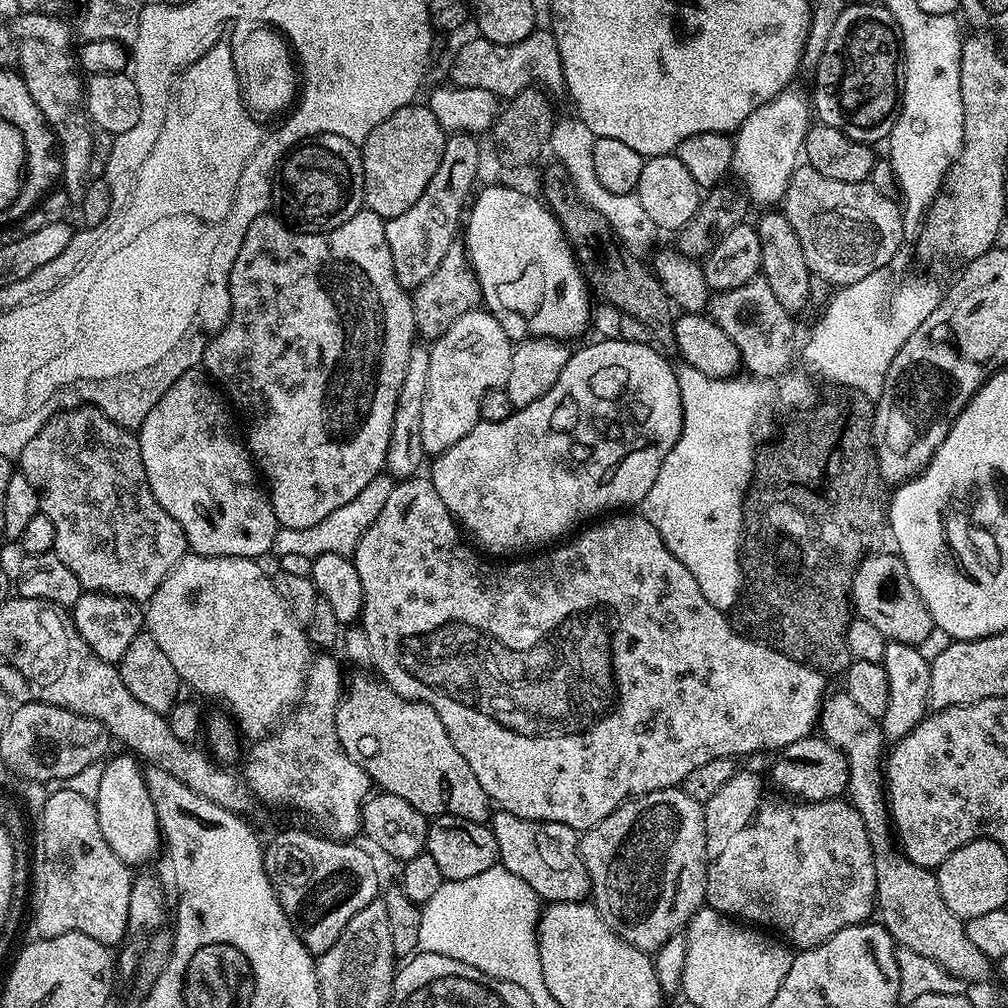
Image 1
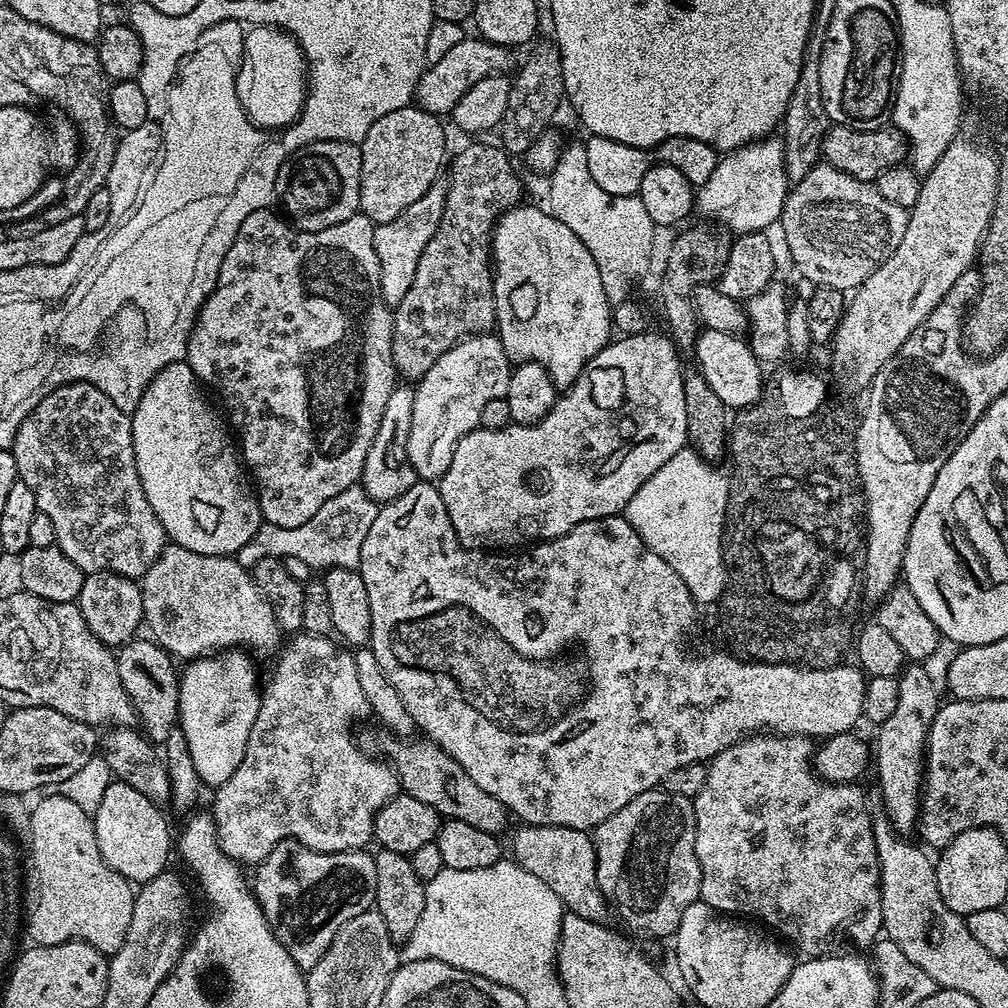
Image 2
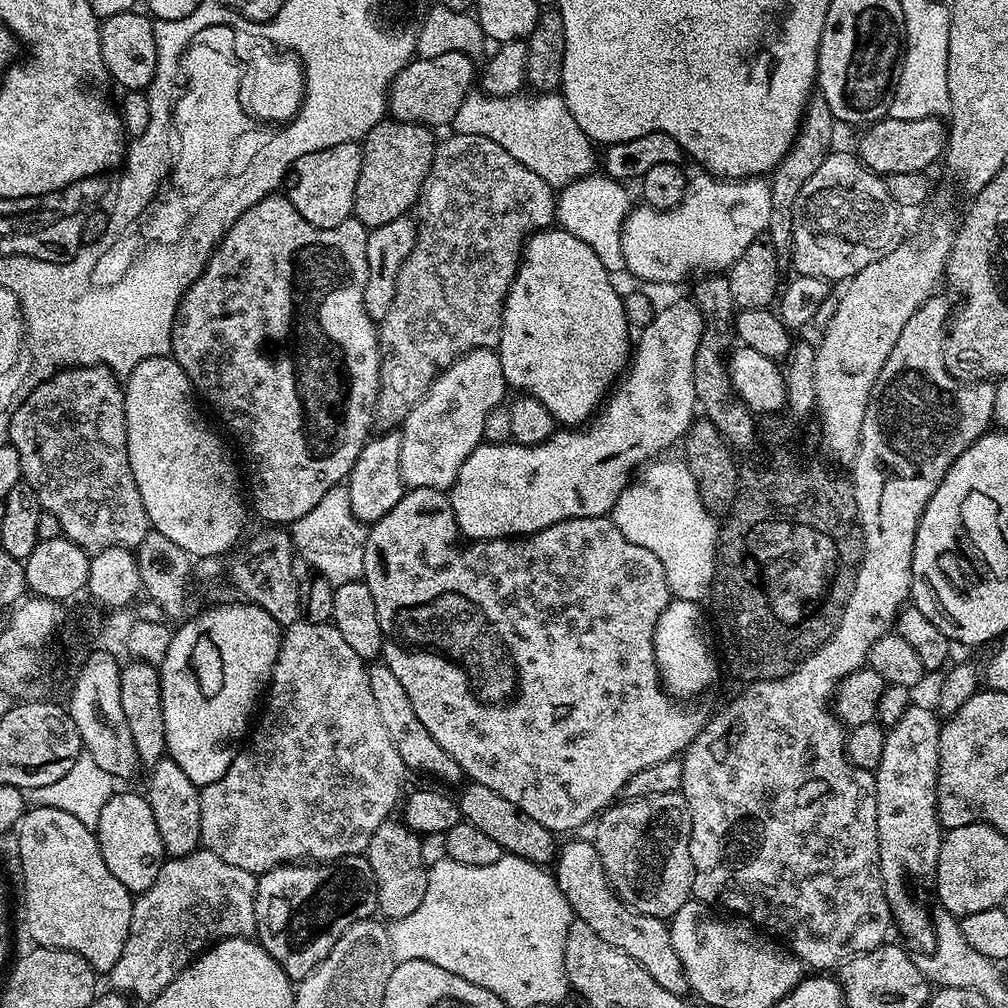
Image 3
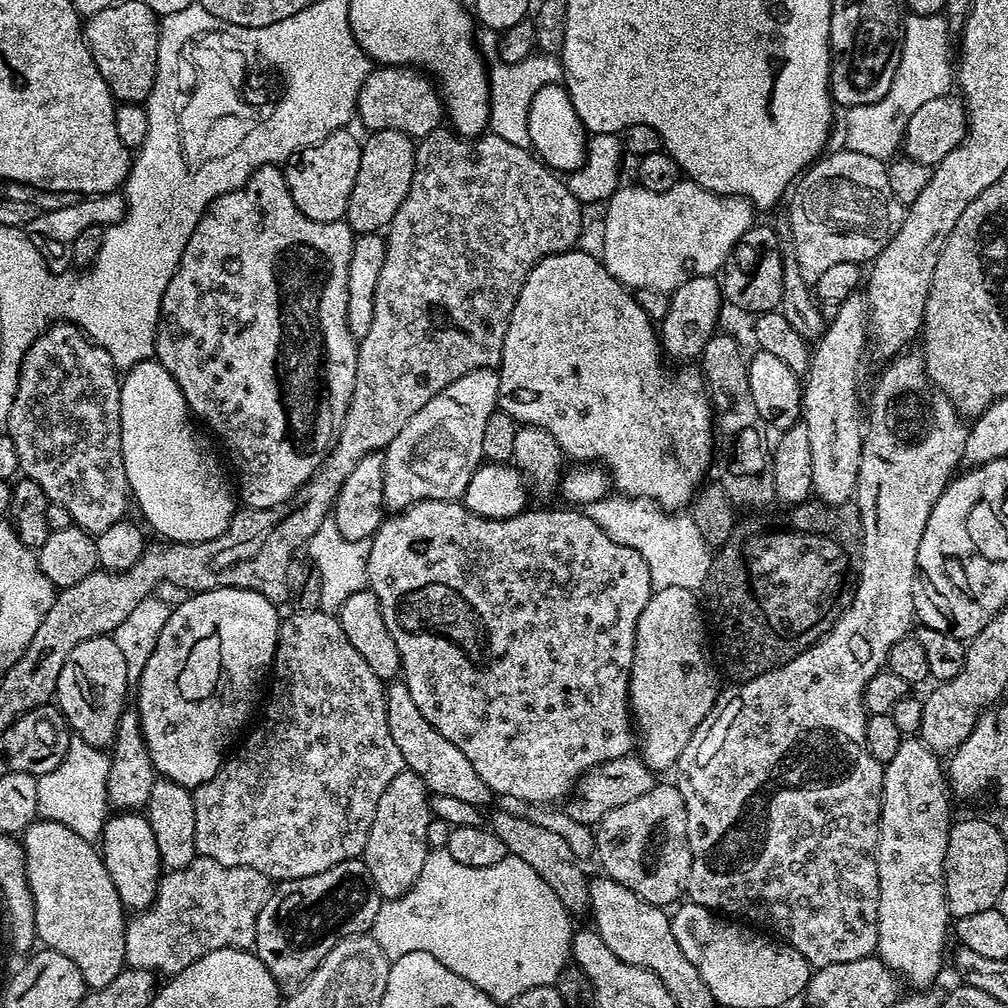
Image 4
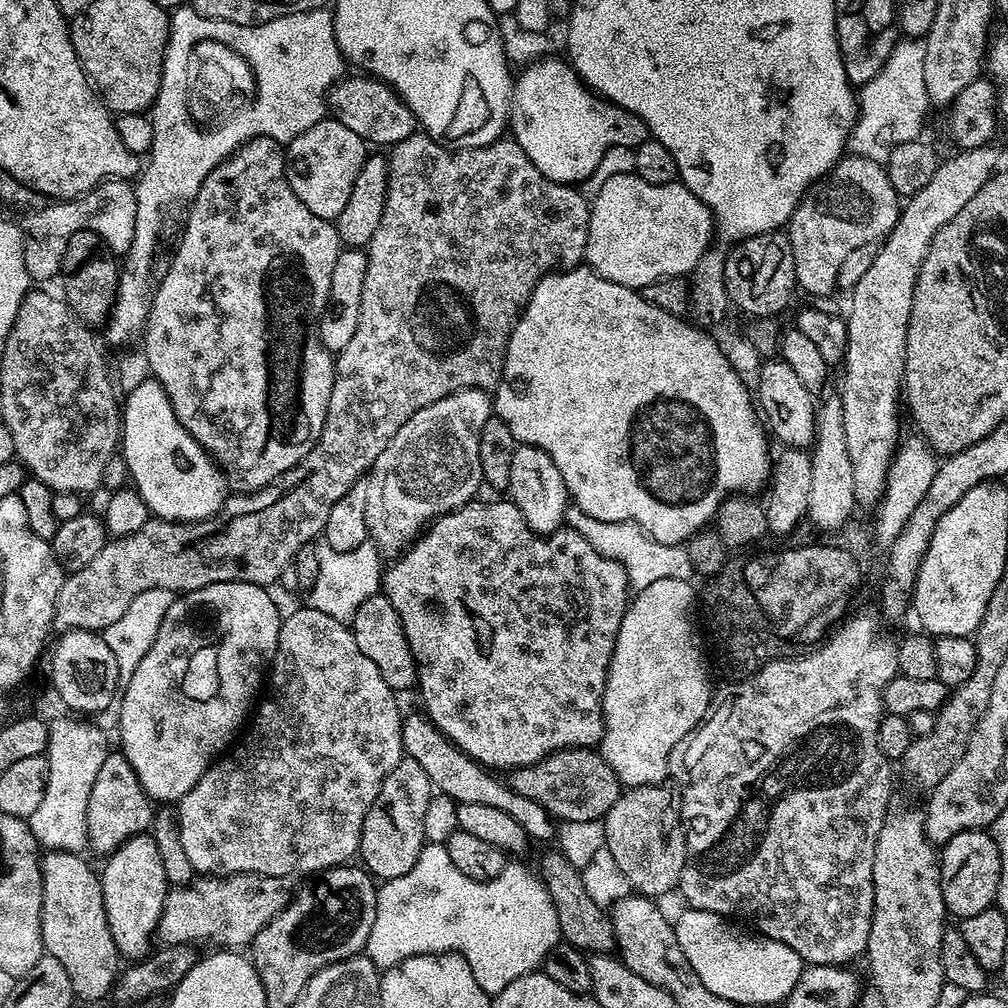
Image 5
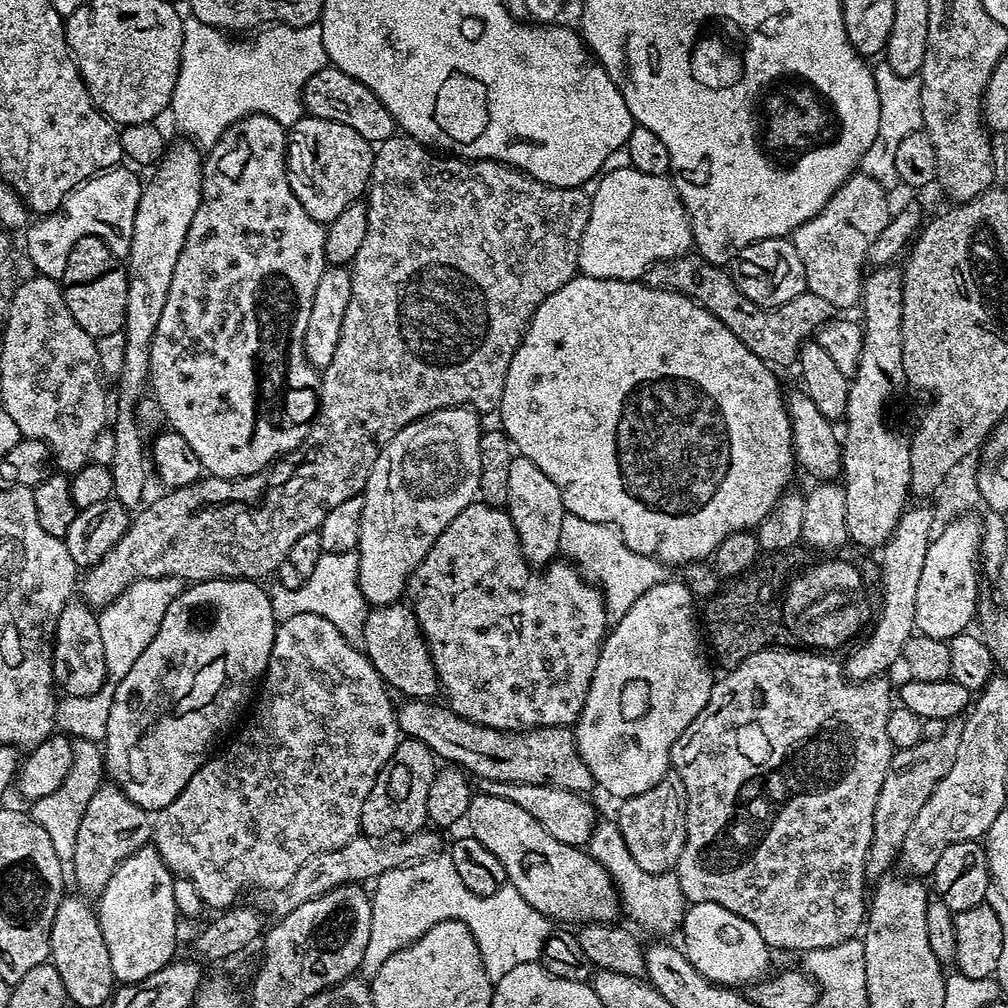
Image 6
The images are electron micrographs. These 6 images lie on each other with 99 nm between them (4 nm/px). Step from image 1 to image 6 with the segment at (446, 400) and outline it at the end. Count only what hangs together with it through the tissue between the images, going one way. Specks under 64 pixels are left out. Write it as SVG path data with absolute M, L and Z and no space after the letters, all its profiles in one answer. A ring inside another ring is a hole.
M443 408L426 414L410 426L398 430L394 438L378 454L374 470L363 490L362 526L358 558L358 586L369 606L381 608L397 603L405 595L412 571L426 558L430 546L438 542L438 534L477 499L480 461L481 417L471 408Z

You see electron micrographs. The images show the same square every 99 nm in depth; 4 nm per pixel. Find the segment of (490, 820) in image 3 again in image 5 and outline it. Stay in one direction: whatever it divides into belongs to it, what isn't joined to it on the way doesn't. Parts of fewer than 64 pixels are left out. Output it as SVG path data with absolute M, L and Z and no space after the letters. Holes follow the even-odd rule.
M559 850L548 852L540 860L538 875L554 902L560 935L585 954L608 954L616 948L616 935L609 913L586 892L581 869L570 864Z

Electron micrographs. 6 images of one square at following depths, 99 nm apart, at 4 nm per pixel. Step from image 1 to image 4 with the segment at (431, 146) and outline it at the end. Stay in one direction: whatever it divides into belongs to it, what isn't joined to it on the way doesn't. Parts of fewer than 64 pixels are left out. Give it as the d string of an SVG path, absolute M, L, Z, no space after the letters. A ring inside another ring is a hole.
M378 130L371 133L360 145L358 178L354 178L354 190L350 190L350 202L344 211L344 219L353 233L383 233L389 222L398 214L398 208L410 190L416 165L416 144L413 137L398 130Z

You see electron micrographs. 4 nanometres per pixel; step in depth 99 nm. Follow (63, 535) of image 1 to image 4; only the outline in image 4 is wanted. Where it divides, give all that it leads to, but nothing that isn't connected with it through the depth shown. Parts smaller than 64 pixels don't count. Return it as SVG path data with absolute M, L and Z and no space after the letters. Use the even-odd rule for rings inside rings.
M59 322L49 325L41 331L39 338L30 346L30 350L24 354L24 361L20 367L18 378L18 390L14 394L14 406L10 406L8 426L6 434L14 442L14 450L18 450L18 462L20 472L27 479L38 482L42 490L46 490L49 501L63 506L70 513L73 525L93 534L99 534L110 530L118 521L125 519L124 512L130 508L130 493L128 491L128 479L126 478L126 466L122 462L122 434L120 433L120 381L116 364L110 358L110 354L102 346L98 346L93 340L84 335L81 328L71 322Z

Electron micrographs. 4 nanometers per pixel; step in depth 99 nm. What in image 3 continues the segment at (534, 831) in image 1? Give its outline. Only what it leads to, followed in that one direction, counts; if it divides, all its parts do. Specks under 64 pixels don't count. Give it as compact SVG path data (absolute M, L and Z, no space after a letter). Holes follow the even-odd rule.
M591 839L561 843L554 861L554 875L556 885L570 902L575 919L586 922L586 926L590 926L590 930L594 930L602 942L610 942L610 946L622 950L622 954L630 954L630 958L634 958L634 962L638 962L638 966L642 966L642 970L646 970L646 974L650 974L650 978L654 978L662 990L670 990L670 994L681 998L689 995L682 958L678 958L678 950L674 950L672 945L671 927L663 920L634 911L616 895L608 883L602 858Z

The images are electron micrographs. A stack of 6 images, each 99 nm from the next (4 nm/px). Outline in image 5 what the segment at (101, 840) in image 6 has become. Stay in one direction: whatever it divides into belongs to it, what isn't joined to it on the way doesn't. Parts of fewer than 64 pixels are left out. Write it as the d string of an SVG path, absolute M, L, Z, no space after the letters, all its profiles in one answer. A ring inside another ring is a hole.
M119 750L109 751L106 762L98 769L98 779L90 790L90 806L86 806L88 848L96 851L100 858L117 852L130 838L143 836L151 829L154 802L138 782L130 762Z

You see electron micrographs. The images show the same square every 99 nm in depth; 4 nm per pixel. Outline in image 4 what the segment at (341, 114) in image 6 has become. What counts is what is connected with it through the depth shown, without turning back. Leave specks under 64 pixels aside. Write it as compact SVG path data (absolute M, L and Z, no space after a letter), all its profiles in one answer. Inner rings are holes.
M376 66L358 94L356 116L369 133L398 130L413 138L423 138L445 123L446 109L437 85L423 71L411 66Z

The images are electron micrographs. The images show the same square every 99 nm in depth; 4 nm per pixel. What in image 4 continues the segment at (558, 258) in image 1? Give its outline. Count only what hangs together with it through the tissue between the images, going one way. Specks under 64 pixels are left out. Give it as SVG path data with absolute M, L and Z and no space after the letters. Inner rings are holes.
M580 251L559 252L547 256L537 262L534 270L530 270L518 294L518 302L514 302L514 314L510 314L510 326L506 330L506 342L502 346L498 369L499 411L510 414L517 425L546 429L560 447L561 453L567 459L569 456L570 459L576 460L572 462L595 462L608 473L611 487L615 491L617 488L621 497L651 500L661 510L687 509L705 483L704 475L712 464L712 452L714 456L714 413L705 392L704 377L692 366L681 367L684 369L675 376L660 365L662 345L654 321L646 314L646 310L642 310L642 306L638 306L635 295L619 284L597 257L595 260L590 253Z

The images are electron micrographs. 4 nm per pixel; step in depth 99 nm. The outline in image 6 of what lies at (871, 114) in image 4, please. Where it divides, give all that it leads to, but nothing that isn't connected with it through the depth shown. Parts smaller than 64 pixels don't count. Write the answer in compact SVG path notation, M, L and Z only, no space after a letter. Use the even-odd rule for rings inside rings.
M887 62L875 65L874 75L878 86L878 134L874 142L870 142L870 150L862 154L859 171L864 172L874 182L878 182L886 190L892 190L900 184L897 168L894 167L894 153L898 151L898 142L906 139L906 134L921 131L924 126L922 118L922 94L920 81L916 76L894 74Z

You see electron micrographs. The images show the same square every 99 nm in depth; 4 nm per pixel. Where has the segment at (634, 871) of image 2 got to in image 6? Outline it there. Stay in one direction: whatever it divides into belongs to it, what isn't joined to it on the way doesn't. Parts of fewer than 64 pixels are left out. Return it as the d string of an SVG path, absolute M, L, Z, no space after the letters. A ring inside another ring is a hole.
M667 774L657 785L642 794L634 794L619 806L618 825L626 849L644 871L667 873L675 869L686 838L686 790L682 778Z

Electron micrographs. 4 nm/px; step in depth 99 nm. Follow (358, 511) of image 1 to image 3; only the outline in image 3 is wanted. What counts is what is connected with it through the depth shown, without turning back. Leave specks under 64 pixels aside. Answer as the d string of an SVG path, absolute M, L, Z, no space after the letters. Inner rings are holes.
M347 487L332 488L322 497L322 502L291 525L292 547L309 563L312 570L326 577L333 586L361 579L364 575L364 547L369 525L362 523L350 510Z

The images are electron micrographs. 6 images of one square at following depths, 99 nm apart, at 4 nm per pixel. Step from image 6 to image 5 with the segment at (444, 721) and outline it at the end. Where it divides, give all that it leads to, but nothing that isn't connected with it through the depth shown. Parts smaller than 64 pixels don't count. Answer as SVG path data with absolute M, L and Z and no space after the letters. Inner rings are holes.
M563 748L551 752L544 760L525 768L513 768L506 783L513 792L534 798L557 821L590 822L604 815L618 802L622 785L618 774L607 764L599 751L592 748Z

